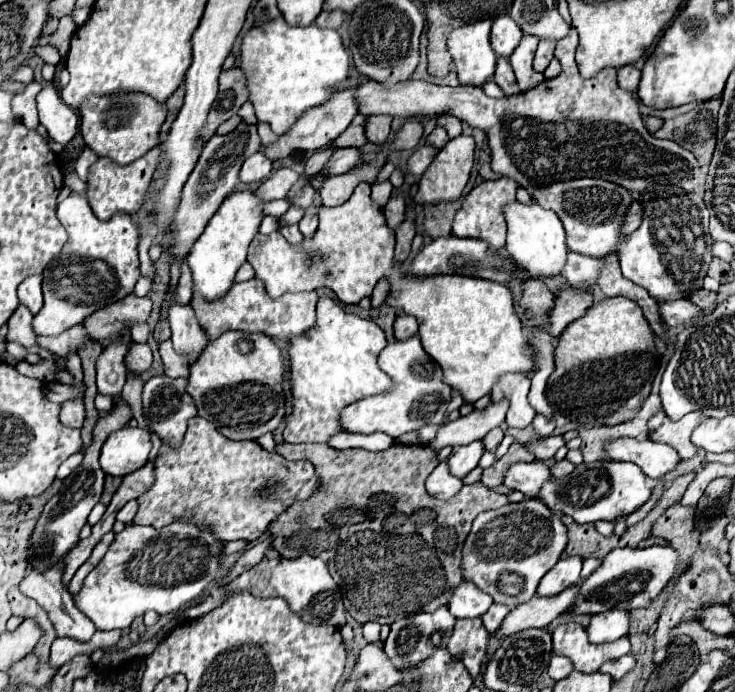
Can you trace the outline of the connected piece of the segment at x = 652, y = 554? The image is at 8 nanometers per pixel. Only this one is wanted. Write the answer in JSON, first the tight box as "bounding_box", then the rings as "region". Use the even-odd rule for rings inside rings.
{"bounding_box":[567,547,677,615],"region":[[[617,547],[601,561],[601,565],[587,579],[579,581],[579,597],[575,599],[575,605],[567,609],[567,613],[595,615],[611,609],[631,611],[647,607],[673,577],[675,563],[677,563],[677,553],[671,547],[647,547],[647,549]]]}

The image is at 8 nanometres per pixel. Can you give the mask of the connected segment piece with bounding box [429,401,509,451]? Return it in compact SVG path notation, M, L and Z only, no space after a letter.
M499 401L499 403L489 403L483 411L473 409L469 415L459 417L457 421L445 423L435 441L431 441L429 445L437 451L441 451L443 447L455 447L455 445L469 445L471 441L479 441L483 439L493 427L499 427L505 421L505 413L509 409L507 401Z

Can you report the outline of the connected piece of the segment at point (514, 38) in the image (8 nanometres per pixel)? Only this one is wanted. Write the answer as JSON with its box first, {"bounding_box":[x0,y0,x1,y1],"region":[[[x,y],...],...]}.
{"bounding_box":[491,15,523,57],"region":[[[509,15],[495,19],[493,29],[491,29],[491,45],[499,57],[509,57],[513,53],[513,49],[519,45],[521,37],[523,37],[523,33],[521,33],[519,25]]]}

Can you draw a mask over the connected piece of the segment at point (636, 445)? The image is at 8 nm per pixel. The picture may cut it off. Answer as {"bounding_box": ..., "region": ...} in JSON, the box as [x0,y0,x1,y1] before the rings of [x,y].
{"bounding_box":[603,437,679,479],"region":[[[645,437],[641,439],[613,439],[607,441],[603,445],[607,459],[611,461],[631,461],[635,463],[647,477],[651,479],[659,479],[665,473],[669,473],[671,469],[677,467],[679,463],[679,455],[675,453],[675,449],[671,449],[665,443],[655,443],[649,441]]]}

